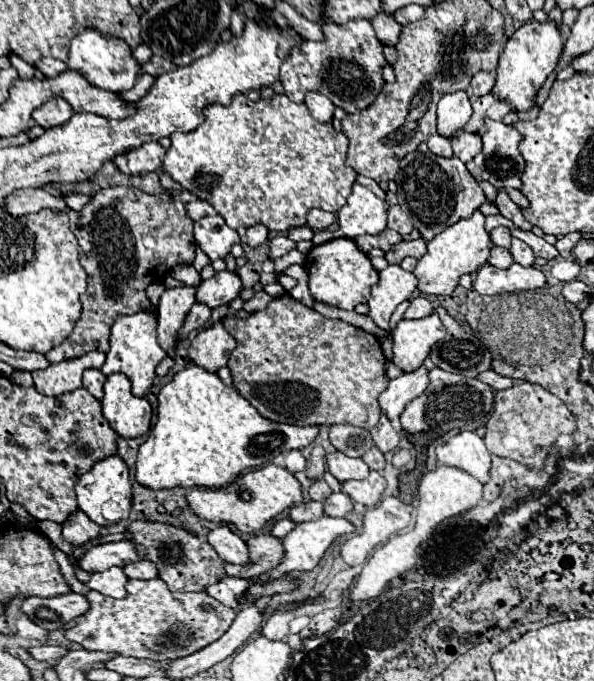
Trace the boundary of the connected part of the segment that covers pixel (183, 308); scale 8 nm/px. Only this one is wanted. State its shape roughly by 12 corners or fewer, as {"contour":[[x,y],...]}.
{"contour":[[192,286],[164,290],[158,344],[176,358],[178,332],[196,302]]}

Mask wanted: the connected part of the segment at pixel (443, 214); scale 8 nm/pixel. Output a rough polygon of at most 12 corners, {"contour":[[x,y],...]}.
{"contour":[[460,158],[400,160],[398,204],[428,242],[486,202]]}

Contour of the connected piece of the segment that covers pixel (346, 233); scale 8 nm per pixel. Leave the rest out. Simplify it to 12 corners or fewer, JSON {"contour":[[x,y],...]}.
{"contour":[[354,184],[338,212],[338,228],[314,234],[314,244],[386,230],[386,204]]}

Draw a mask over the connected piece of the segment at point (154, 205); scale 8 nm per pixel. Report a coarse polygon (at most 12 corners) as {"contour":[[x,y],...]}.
{"contour":[[100,190],[70,230],[88,272],[82,316],[50,362],[108,352],[118,316],[192,264],[176,192]]}

